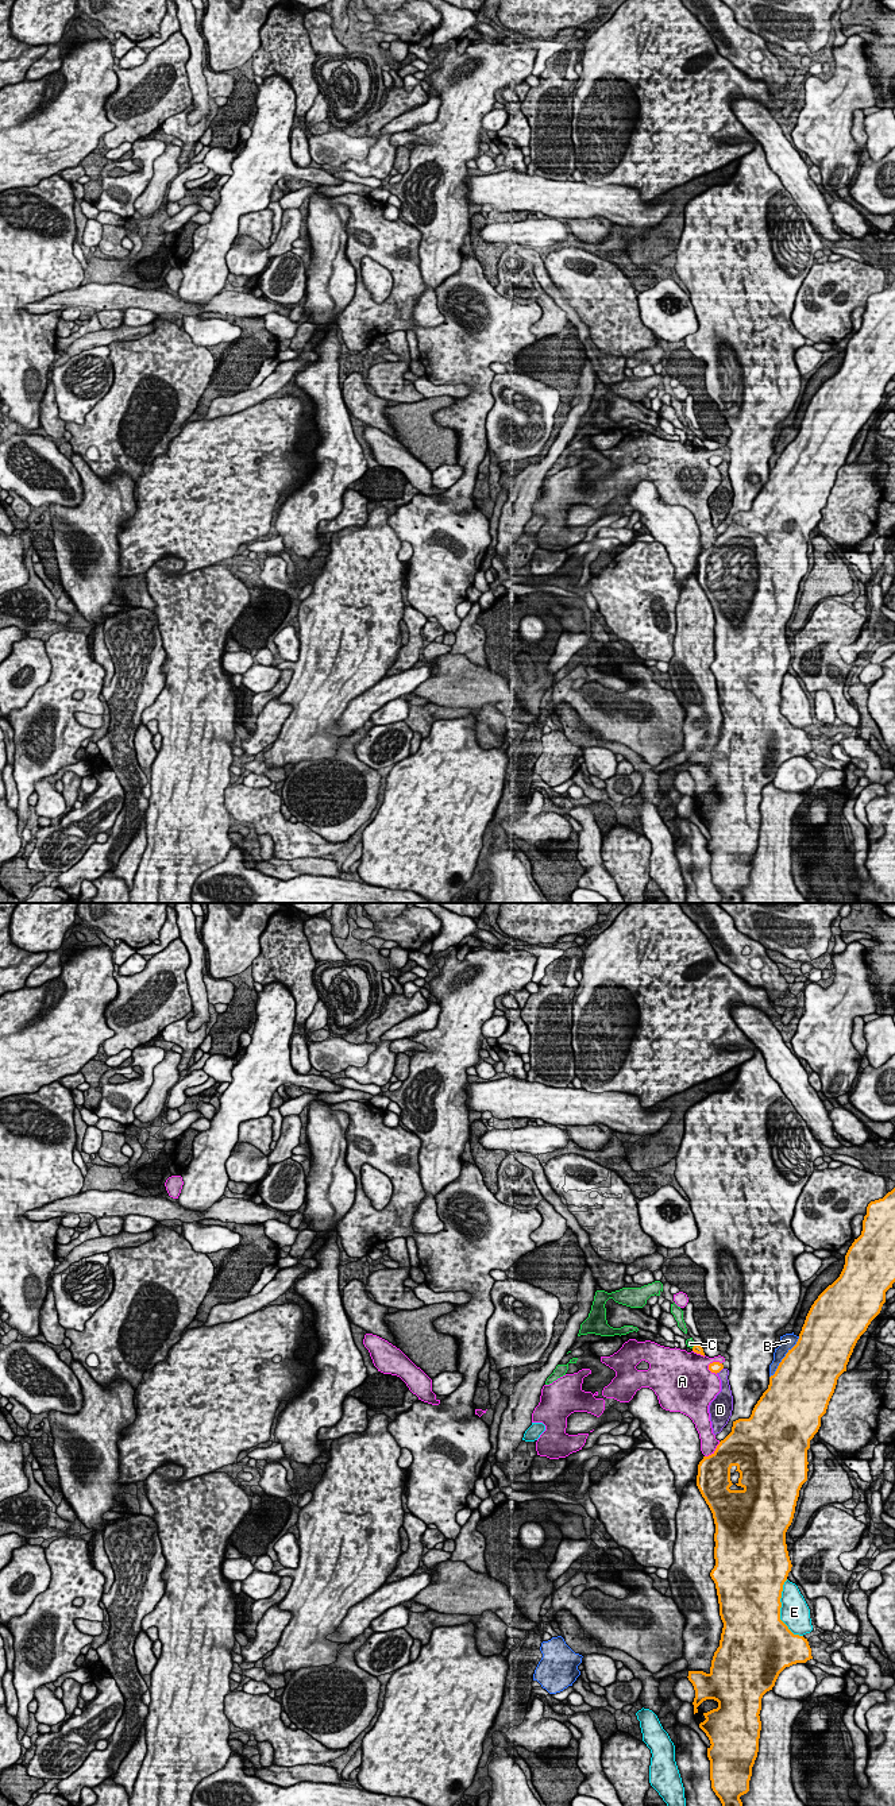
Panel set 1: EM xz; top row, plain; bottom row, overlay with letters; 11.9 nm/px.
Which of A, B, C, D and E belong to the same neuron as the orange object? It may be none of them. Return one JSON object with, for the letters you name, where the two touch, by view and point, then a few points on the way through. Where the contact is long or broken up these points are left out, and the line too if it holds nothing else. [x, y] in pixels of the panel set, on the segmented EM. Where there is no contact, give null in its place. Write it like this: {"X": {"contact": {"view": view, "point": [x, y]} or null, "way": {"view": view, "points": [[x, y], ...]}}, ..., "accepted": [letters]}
{"accepted": []}

